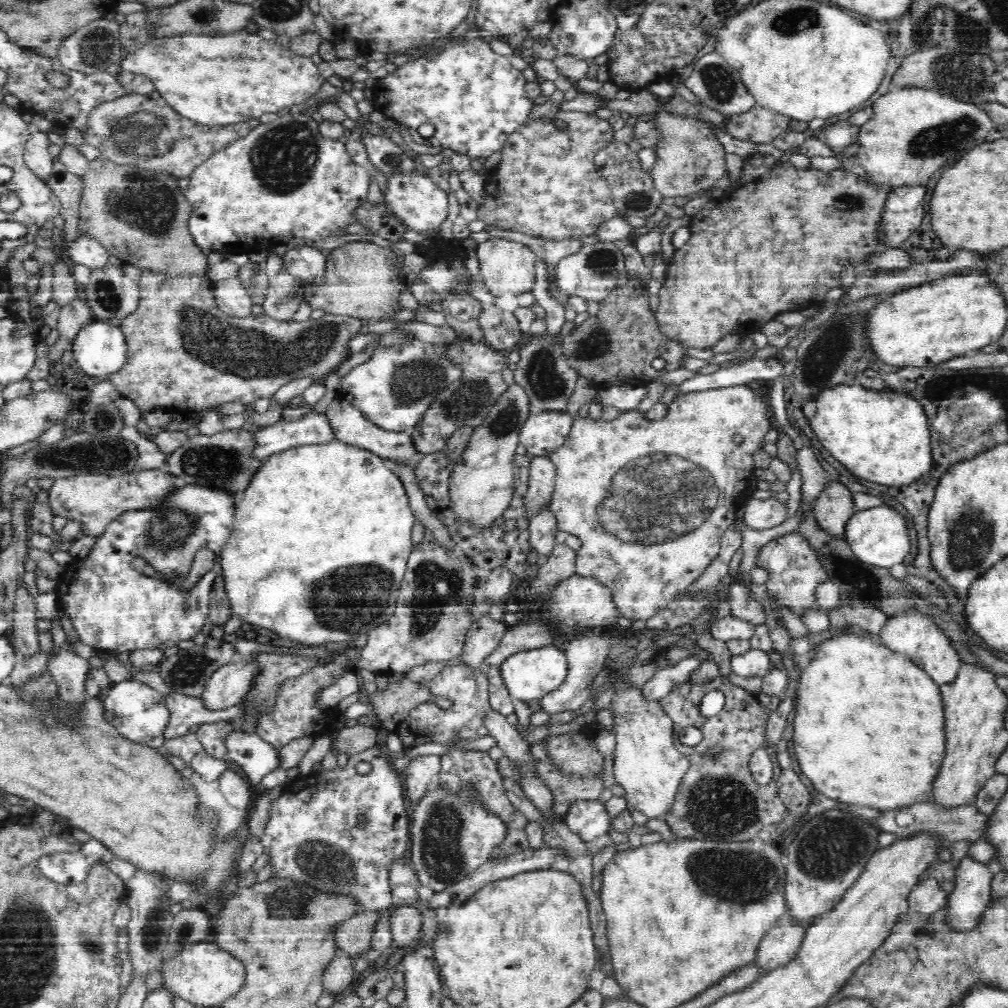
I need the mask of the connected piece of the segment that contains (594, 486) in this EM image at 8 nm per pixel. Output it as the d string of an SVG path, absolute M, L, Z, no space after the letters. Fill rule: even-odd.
M748 385L713 387L710 390L677 395L667 406L662 420L656 419L654 424L648 424L644 420L644 416L635 408L628 412L621 411L619 416L611 421L575 417L571 424L568 440L548 456L556 467L555 490L550 502L550 511L555 515L558 530L574 534L582 541L575 558L575 574L599 580L613 594L612 600L619 615L630 618L632 621L652 618L659 610L666 608L671 600L676 599L692 583L696 582L719 556L721 538L735 521L735 514L741 510L750 489L750 481L754 479L757 468L753 459L754 454L763 450L764 436L766 436L766 432L773 429L773 419L766 394L761 393L760 389L752 389ZM734 436L740 436L742 442L734 442Z

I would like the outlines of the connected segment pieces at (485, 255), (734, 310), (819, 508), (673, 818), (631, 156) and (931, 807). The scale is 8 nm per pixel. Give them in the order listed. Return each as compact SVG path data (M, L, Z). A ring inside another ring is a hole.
M492 238L477 246L480 263L480 283L494 296L502 296L504 292L522 294L532 291L536 281L537 257L525 245L518 242L509 242L502 238Z
M780 161L762 176L754 181L748 182L734 190L728 190L722 196L714 198L704 206L702 210L691 217L688 228L690 228L691 238L688 243L676 249L667 266L666 282L659 290L659 307L655 312L657 328L670 341L684 344L686 347L695 349L711 349L723 336L728 334L750 334L760 331L763 325L773 320L782 312L802 312L806 308L817 307L824 302L826 294L832 288L840 287L842 271L847 265L856 267L858 272L865 269L868 260L874 254L885 252L889 246L881 242L881 231L883 230L882 216L885 212L885 205L888 201L888 194L891 188L886 185L869 184L868 181L860 180L860 177L844 169L819 171L808 169L800 171L790 164L790 161Z
M838 481L828 484L826 488L827 490L812 506L817 528L829 534L831 538L845 540L847 520L856 511L852 493L846 485Z
M718 677L706 682L706 684L690 685L688 683L682 687L678 684L670 690L668 696L659 699L660 704L663 704L664 712L671 716L672 723L675 724L675 733L673 734L675 748L681 754L684 754L684 757L690 762L690 767L684 774L684 778L681 779L680 788L673 796L668 814L665 815L668 826L677 838L744 842L748 839L755 839L763 829L775 827L788 816L789 810L778 796L778 785L770 782L766 786L760 786L760 784L752 782L752 776L750 776L750 770L748 770L754 748L766 746L764 734L766 734L768 716L762 712L762 705L760 705L757 696L756 694L749 694L748 690L734 686L729 682L728 677ZM709 690L722 692L722 695L726 697L726 702L724 702L724 709L720 710L719 714L704 718L700 714L701 700L704 699L706 692ZM688 726L696 727L696 730L700 730L703 734L698 746L684 746L678 739L678 733ZM715 748L720 748L725 752L719 757L718 761L708 761L708 754Z
M612 141L608 146L598 151L595 156L597 171L610 185L613 202L620 217L634 216L648 219L659 212L663 194L660 194L654 186L652 175L642 169L638 159L638 152L633 152L626 143Z
M921 802L916 803L916 806L907 806L902 808L908 814L914 816L914 822L906 828L898 826L896 822L896 814L901 809L881 811L878 818L872 820L876 827L880 828L882 833L895 834L896 838L901 839L908 838L912 834L920 834L920 832L929 832L929 834L942 835L943 842L952 843L959 840L969 840L974 843L982 840L986 830L988 830L988 822L990 822L990 815L982 814L976 810L974 804L968 806L958 806L958 808L943 808L939 804L933 802Z

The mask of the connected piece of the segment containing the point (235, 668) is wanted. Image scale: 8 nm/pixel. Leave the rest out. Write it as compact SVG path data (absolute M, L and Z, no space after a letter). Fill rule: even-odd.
M249 657L230 662L212 674L199 698L205 700L207 708L212 711L232 707L242 702L252 690L257 672L257 664Z

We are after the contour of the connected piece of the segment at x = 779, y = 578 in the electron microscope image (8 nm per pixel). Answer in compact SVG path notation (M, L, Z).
M790 532L771 540L757 552L756 561L760 568L768 570L770 574L766 586L776 602L788 604L788 608L792 608L798 614L818 608L814 606L815 590L821 582L828 580L828 575L820 564L816 551L801 534Z

